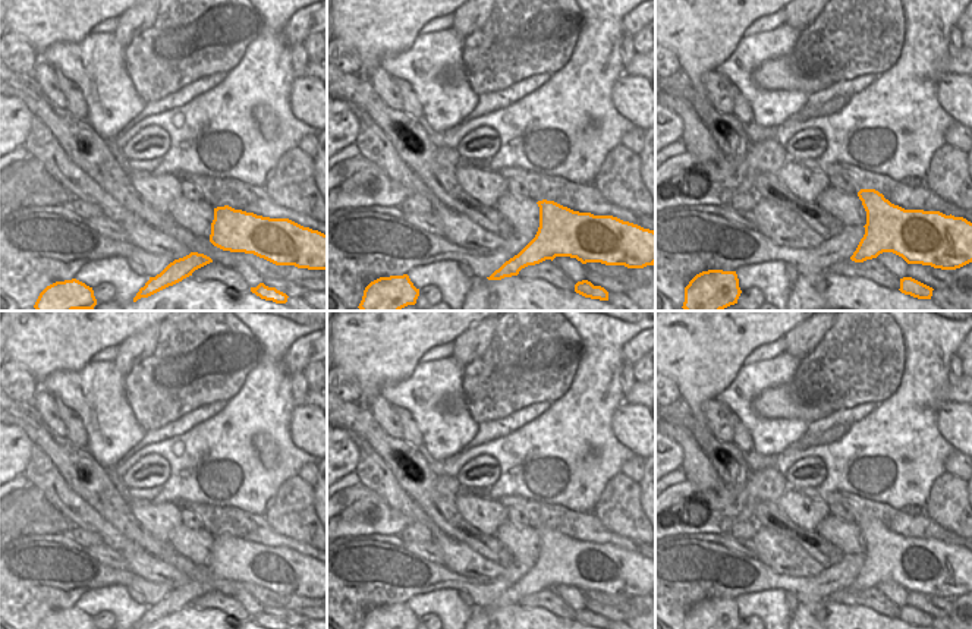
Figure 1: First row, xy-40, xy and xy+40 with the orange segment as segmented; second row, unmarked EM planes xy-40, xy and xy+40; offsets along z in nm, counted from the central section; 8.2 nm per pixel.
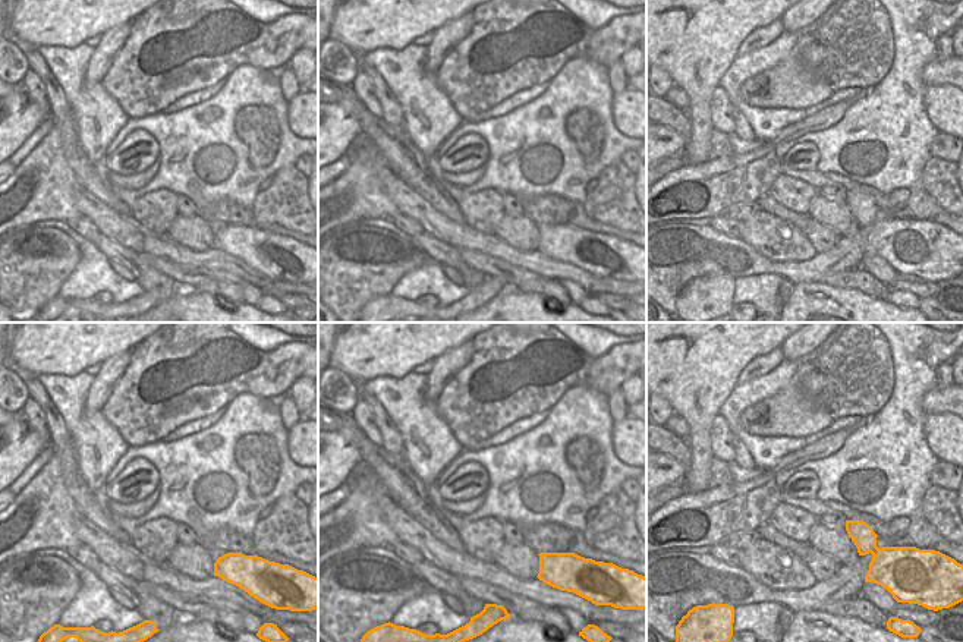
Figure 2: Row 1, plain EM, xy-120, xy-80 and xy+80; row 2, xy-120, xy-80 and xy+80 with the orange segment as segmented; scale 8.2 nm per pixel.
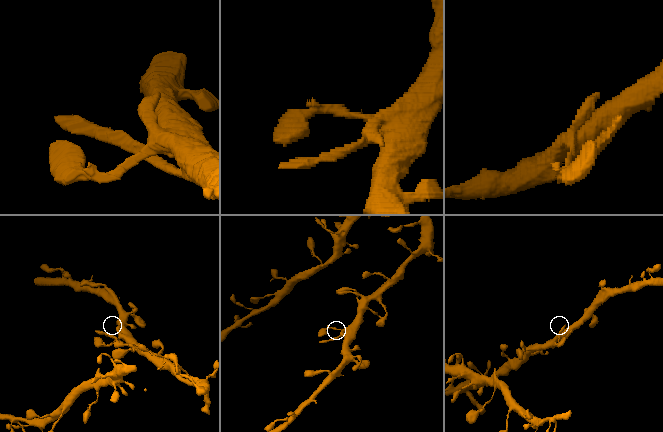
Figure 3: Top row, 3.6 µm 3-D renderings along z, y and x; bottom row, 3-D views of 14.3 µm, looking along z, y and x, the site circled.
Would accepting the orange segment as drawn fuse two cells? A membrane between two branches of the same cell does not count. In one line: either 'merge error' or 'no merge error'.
no merge error

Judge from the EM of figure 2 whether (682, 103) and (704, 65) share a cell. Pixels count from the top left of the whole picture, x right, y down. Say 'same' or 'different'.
different

